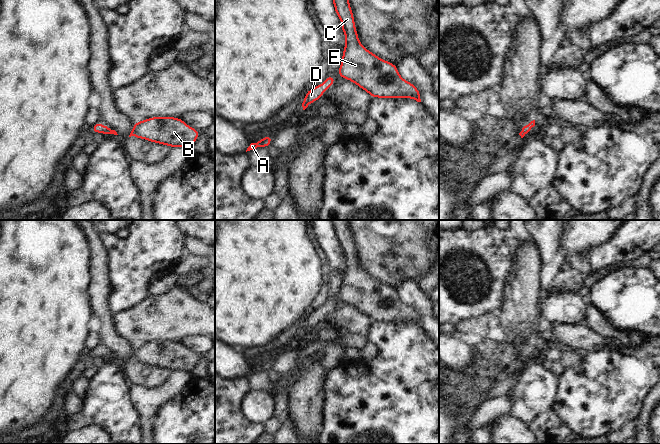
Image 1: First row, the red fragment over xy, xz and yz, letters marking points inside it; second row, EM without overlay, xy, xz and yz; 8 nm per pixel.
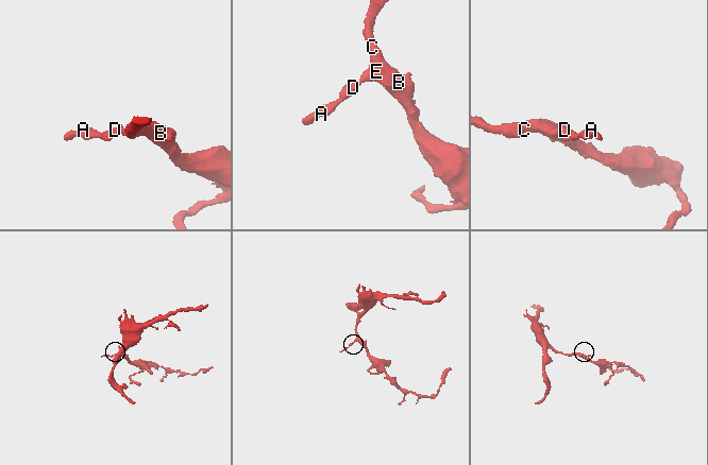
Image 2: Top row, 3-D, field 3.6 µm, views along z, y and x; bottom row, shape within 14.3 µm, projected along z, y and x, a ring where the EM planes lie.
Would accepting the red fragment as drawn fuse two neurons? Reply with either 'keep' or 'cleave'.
keep

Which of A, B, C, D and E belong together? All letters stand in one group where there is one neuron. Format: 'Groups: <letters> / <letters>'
Groups: A B C D E

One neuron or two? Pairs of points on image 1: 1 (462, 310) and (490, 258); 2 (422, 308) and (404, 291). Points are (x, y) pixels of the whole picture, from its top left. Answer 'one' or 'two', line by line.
1: one
2: one

